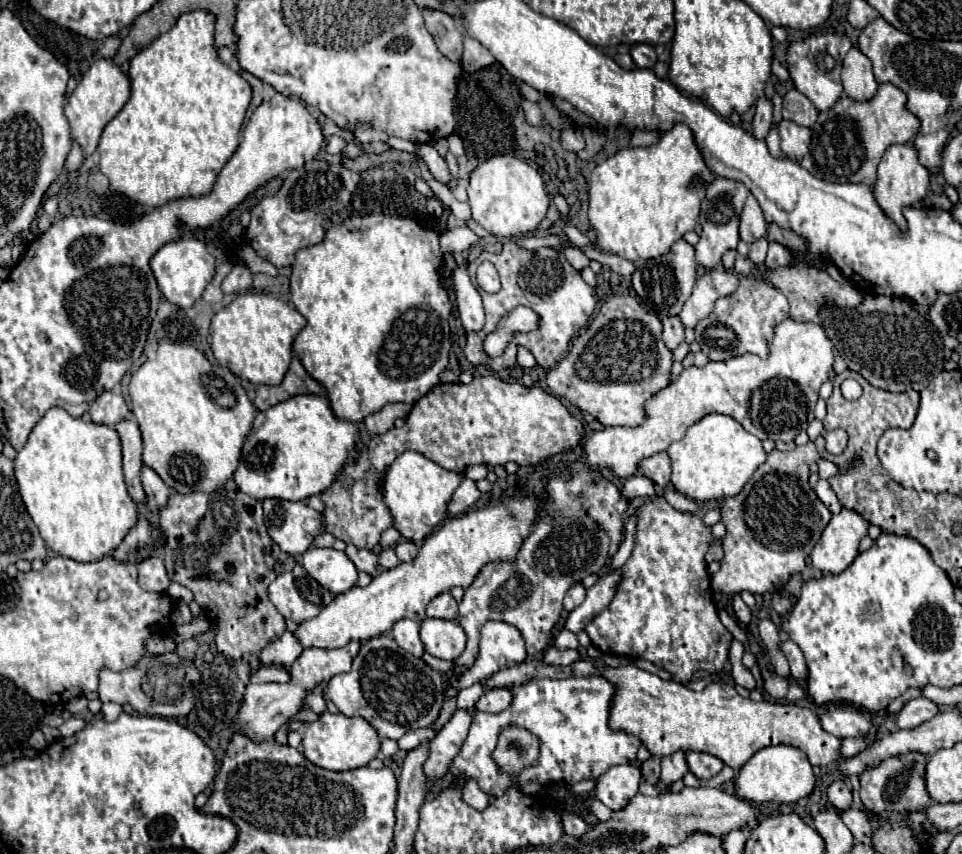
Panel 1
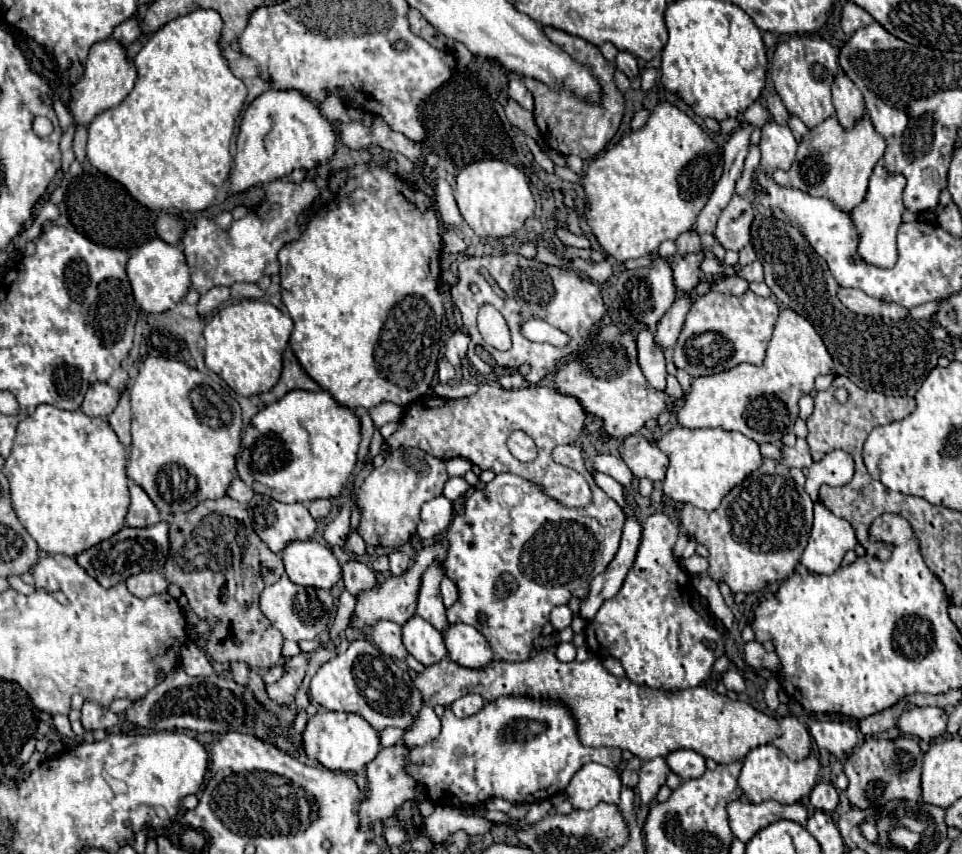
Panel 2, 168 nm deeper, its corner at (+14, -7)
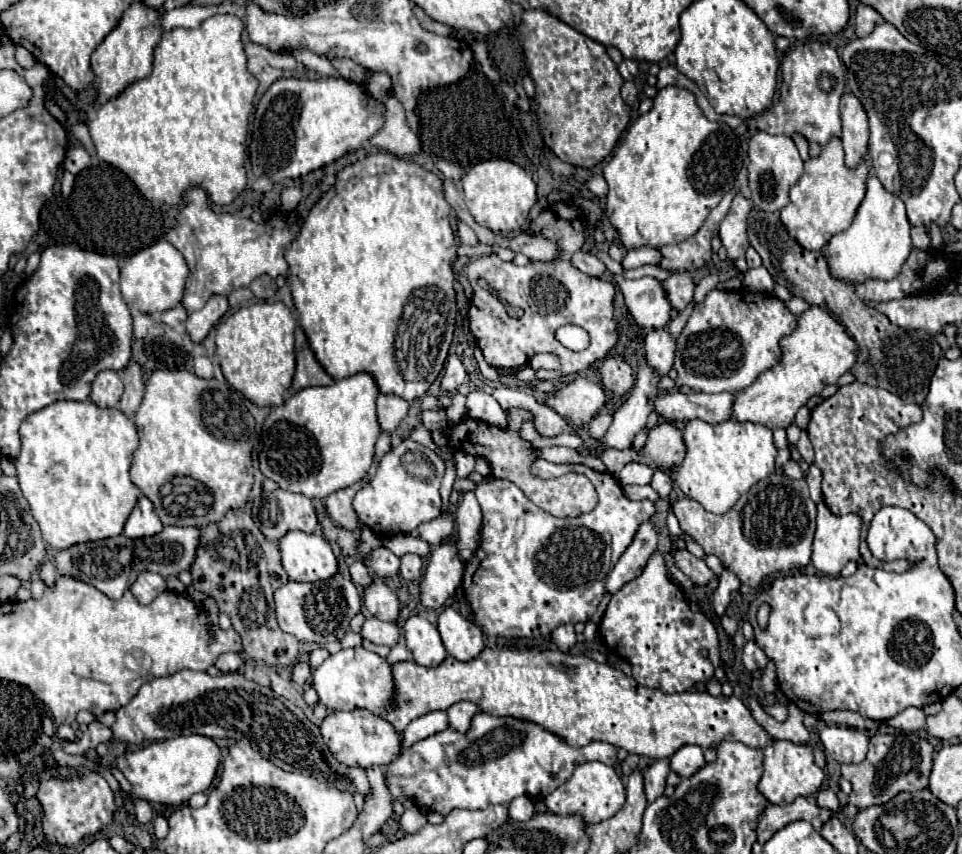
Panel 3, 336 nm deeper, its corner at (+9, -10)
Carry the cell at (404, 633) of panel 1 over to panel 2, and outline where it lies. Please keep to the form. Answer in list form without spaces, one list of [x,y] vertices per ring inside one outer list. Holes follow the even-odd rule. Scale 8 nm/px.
[[[378,621],[372,631],[372,641],[382,653],[386,653],[392,659],[404,661],[408,657],[408,651],[402,645],[402,627],[398,623]]]

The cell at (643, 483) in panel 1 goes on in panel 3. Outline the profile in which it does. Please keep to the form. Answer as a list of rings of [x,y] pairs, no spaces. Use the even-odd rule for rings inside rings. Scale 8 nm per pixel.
[[[655,470],[653,480],[651,480],[651,486],[659,492],[661,498],[667,498],[669,492],[671,492],[671,488],[673,488],[673,480],[671,480],[669,474],[665,474],[665,472],[661,472],[661,470]]]

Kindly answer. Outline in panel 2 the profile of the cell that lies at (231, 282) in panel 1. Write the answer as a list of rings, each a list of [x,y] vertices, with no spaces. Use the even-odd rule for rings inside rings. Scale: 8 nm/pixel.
[[[212,287],[210,291],[206,291],[200,297],[200,301],[198,301],[198,313],[202,317],[208,315],[212,309],[220,307],[228,297],[230,297],[230,287]]]

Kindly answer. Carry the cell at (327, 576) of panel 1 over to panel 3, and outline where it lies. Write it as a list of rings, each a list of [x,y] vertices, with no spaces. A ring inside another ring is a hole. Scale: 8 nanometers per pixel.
[[[291,530],[279,540],[279,550],[289,580],[319,582],[337,572],[337,558],[329,542],[319,534]]]

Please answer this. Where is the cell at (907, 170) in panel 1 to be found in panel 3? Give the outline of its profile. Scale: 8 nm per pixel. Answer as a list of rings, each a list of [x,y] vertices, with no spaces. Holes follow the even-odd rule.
[[[871,174],[867,178],[867,192],[863,202],[857,208],[857,214],[851,226],[839,234],[835,234],[827,244],[827,264],[829,272],[837,280],[845,280],[849,284],[863,284],[869,278],[873,280],[893,280],[899,272],[903,262],[909,258],[913,246],[909,236],[911,224],[905,214],[905,204],[891,196],[879,178]]]

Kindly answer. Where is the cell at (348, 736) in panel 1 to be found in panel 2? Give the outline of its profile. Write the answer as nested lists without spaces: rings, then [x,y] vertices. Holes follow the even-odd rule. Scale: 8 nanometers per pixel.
[[[320,707],[318,713],[306,723],[306,729],[302,733],[302,747],[310,761],[320,763],[330,771],[356,773],[376,757],[376,753],[380,751],[380,741],[378,733],[366,721],[362,721],[362,717],[354,713],[326,711]]]

